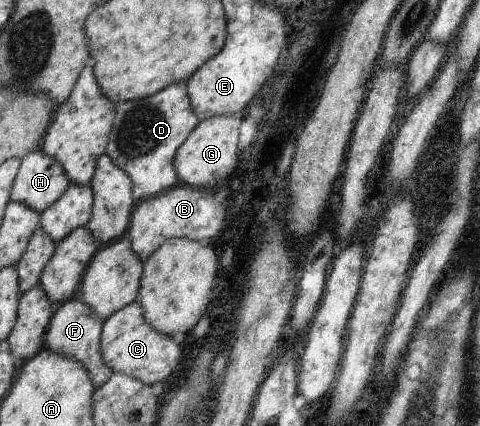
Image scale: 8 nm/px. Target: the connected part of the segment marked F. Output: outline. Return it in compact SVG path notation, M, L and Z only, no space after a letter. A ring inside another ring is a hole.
M71 300L60 305L58 312L50 323L50 330L46 333L47 348L58 352L60 355L80 361L90 373L94 386L98 389L104 386L115 373L108 366L102 352L103 328L104 322L88 302Z

